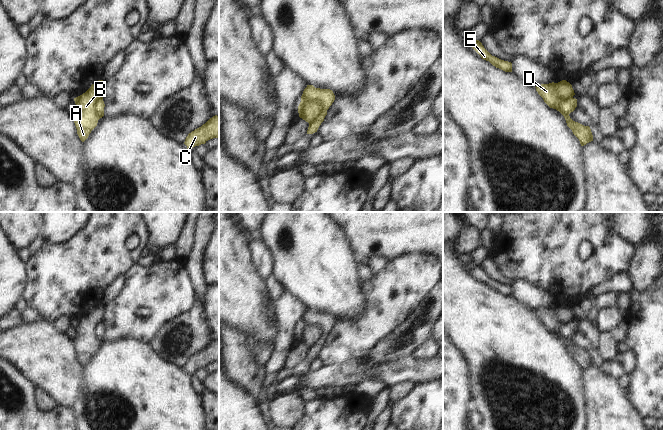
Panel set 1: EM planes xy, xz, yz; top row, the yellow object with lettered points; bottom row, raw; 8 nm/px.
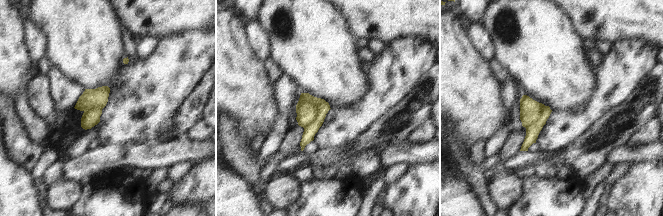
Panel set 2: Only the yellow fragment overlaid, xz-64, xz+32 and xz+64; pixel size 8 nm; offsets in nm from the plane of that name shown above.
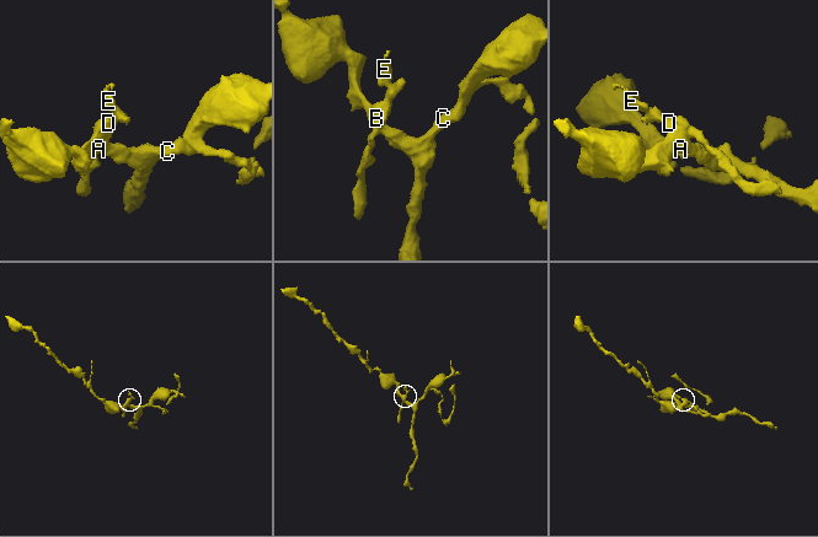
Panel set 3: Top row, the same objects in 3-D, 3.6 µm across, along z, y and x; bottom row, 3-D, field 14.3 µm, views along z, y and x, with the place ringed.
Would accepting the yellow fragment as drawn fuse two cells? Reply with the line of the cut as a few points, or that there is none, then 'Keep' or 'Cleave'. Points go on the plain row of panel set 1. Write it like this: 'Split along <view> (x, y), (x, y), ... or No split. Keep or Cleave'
Split along xz (301, 323), (316, 325), (321, 332), (321, 335), (309, 347). Cleave

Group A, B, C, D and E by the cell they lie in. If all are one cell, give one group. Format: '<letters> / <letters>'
A B C / D E

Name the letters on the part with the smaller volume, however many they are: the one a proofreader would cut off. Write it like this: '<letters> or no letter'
D, E

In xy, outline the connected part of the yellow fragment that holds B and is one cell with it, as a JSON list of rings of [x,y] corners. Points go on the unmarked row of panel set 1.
[[[98,304],[85,317],[74,322],[76,330],[73,344],[82,366],[88,362],[100,343],[95,335],[95,328],[103,322],[104,309],[103,304]]]

